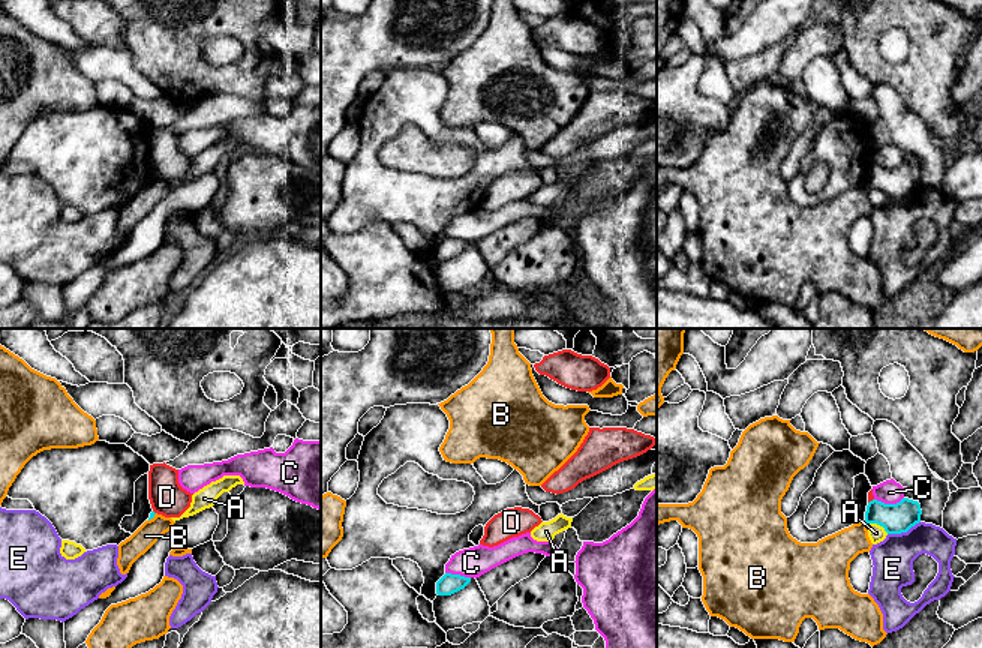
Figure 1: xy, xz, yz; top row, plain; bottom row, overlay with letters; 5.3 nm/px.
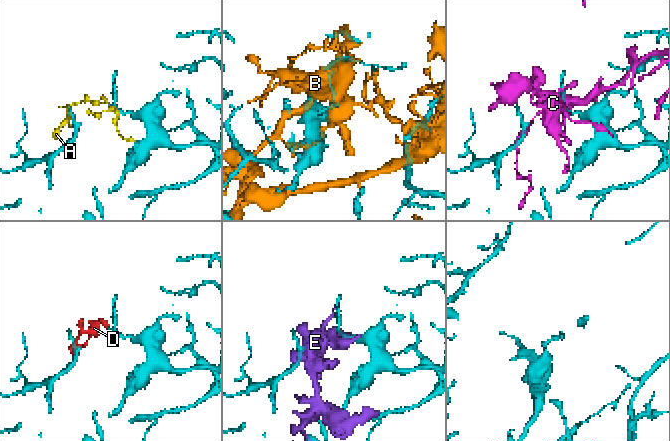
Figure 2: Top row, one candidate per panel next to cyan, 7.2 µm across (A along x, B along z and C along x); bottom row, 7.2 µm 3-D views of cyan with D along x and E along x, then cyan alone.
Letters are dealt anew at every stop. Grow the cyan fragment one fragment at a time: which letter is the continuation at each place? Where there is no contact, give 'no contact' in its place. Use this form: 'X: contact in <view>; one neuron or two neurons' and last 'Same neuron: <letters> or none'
A: contact in yz; two neurons
B: contact in xy; two neurons
C: contact in yz; two neurons
D: contact in yz; two neurons
E: contact in yz; two neurons
Same neuron: none

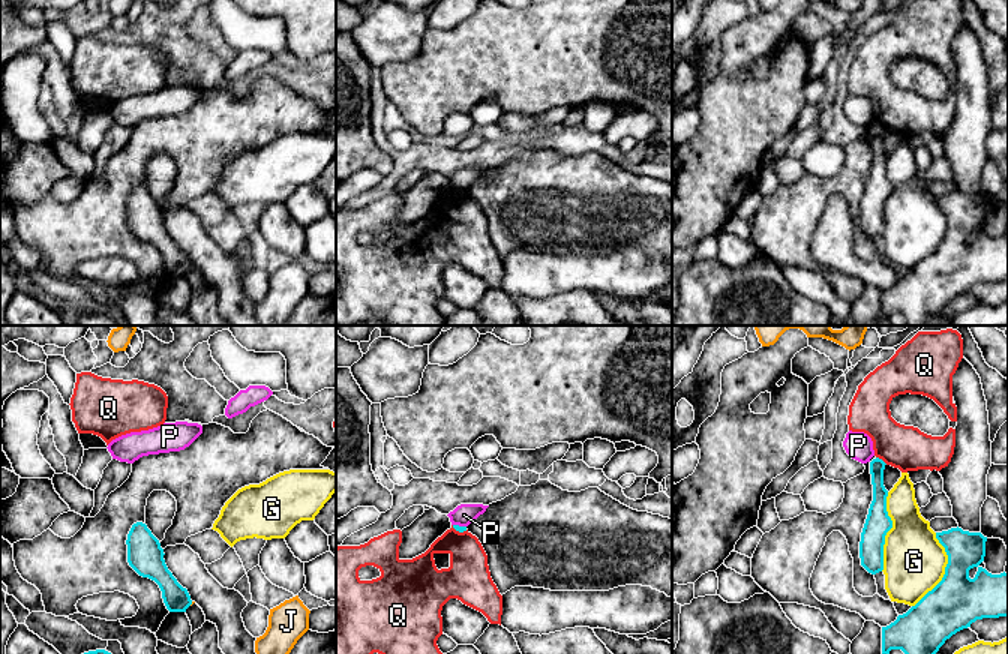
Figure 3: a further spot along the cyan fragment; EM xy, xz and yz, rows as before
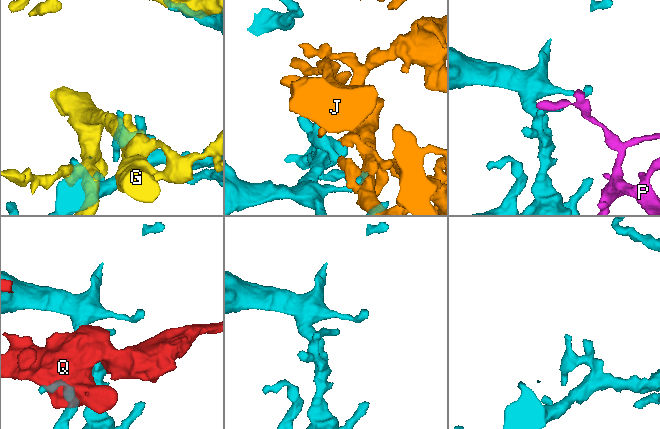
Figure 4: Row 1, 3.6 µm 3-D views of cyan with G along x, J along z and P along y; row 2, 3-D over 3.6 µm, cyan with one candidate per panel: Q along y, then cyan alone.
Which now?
G: contact in yz; two neurons
J: contact in xy; two neurons
P: contact in xz; two neurons
Q: contact in yz; two neurons
Same neuron: none

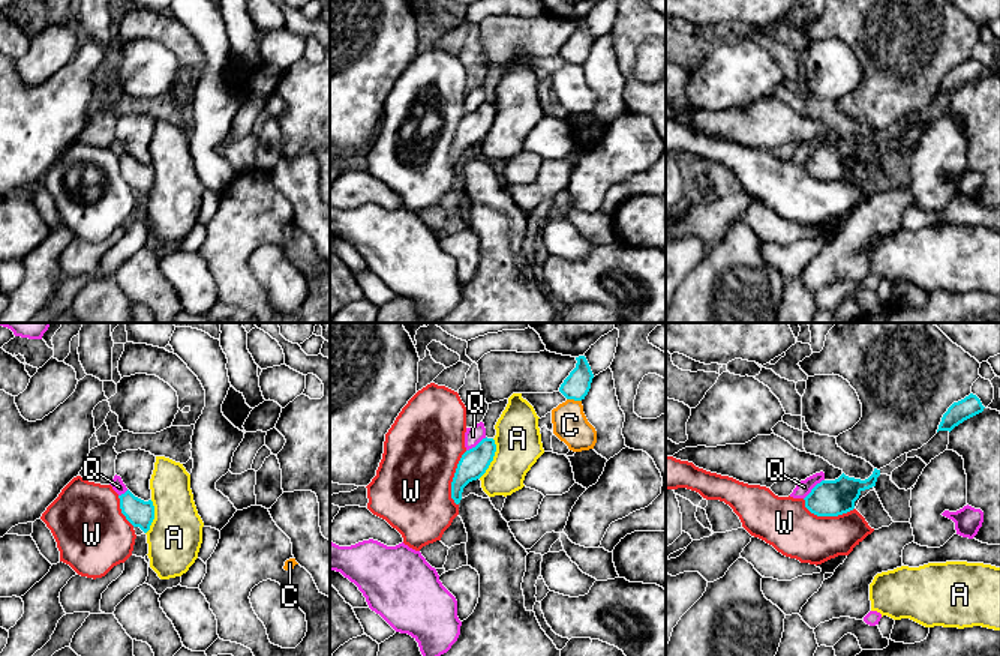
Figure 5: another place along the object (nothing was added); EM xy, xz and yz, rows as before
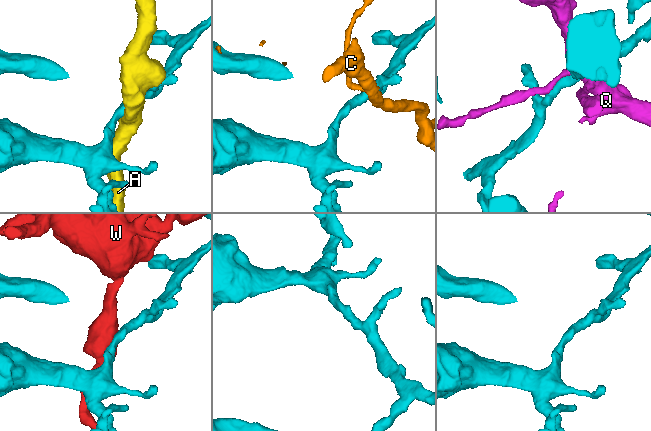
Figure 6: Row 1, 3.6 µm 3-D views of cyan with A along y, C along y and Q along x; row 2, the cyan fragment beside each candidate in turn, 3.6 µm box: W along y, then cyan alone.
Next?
A: contact in xz; two neurons
C: contact in xz; two neurons
Q: contact in yz; two neurons
W: contact in yz; two neurons
Same neuron: none

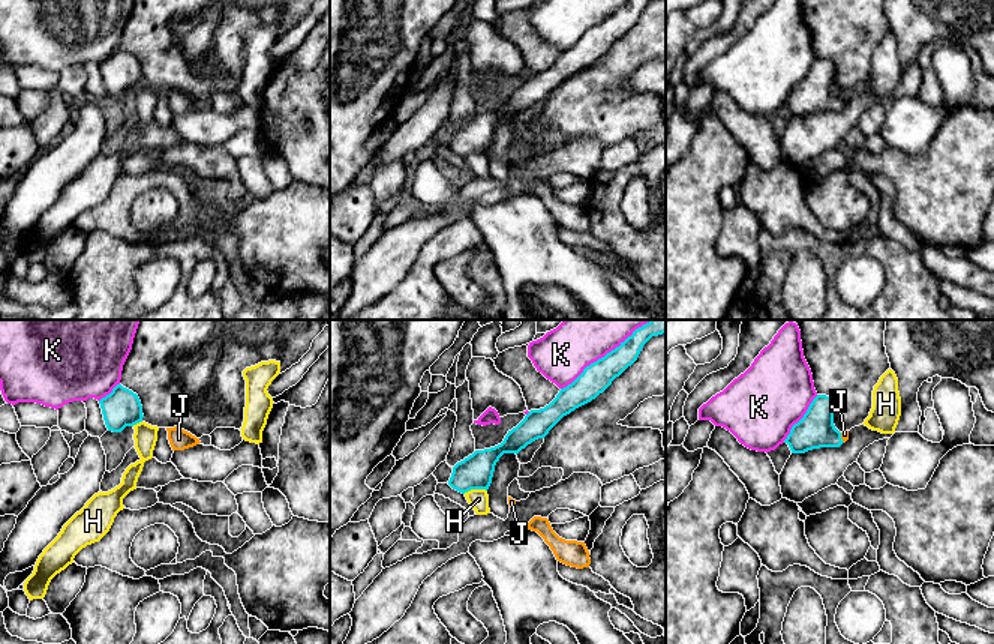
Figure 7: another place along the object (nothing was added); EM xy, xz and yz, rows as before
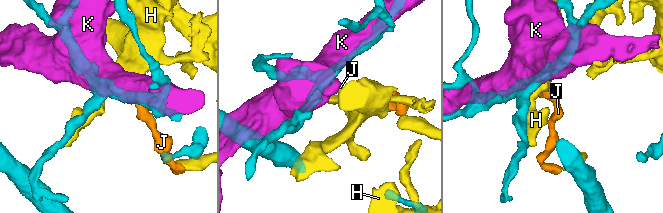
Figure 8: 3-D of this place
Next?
H: contact in xz; two neurons
J: contact in yz; one neuron
K: contact in xz; two neurons
Same neuron: J

